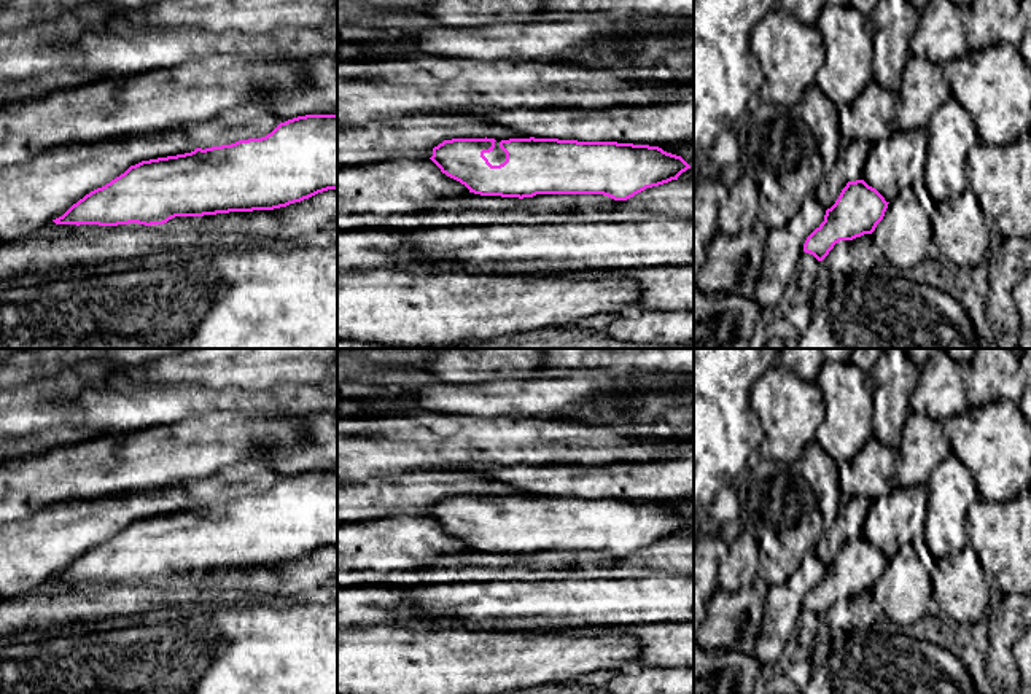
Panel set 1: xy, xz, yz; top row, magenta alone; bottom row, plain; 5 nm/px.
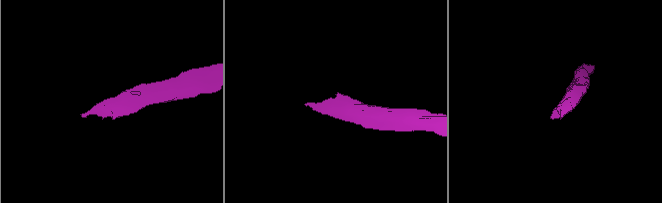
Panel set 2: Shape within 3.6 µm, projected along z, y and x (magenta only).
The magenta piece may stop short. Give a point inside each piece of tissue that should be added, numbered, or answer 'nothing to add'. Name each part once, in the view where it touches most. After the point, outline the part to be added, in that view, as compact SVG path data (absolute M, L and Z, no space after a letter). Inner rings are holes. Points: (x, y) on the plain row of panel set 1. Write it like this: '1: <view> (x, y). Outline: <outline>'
1: xz (497, 513). Outline: M495 498L495 505L490 509L484 509L492 522L500 522L506 517L506 509L500 505L500 498Z

